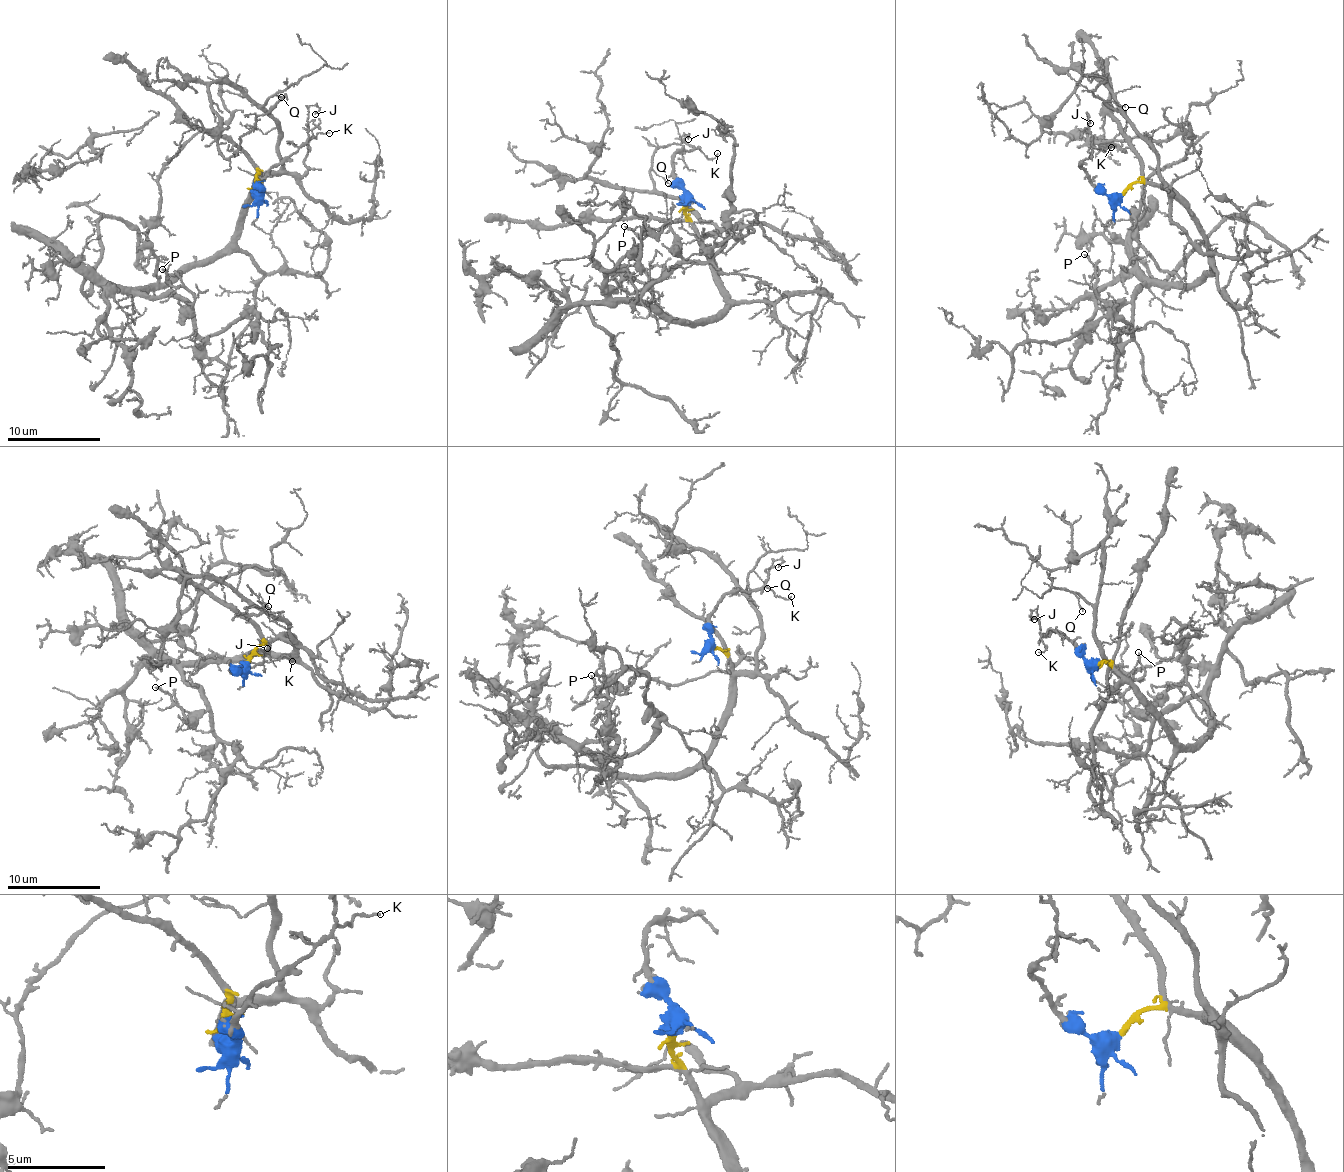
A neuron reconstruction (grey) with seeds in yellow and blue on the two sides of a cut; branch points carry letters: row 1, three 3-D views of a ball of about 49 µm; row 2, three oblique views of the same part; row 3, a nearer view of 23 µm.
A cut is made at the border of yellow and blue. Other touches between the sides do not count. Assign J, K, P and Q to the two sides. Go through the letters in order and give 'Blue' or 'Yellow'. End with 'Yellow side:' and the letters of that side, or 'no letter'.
J: Blue
K: Blue
P: Yellow
Q: Yellow
Yellow side: P, Q

